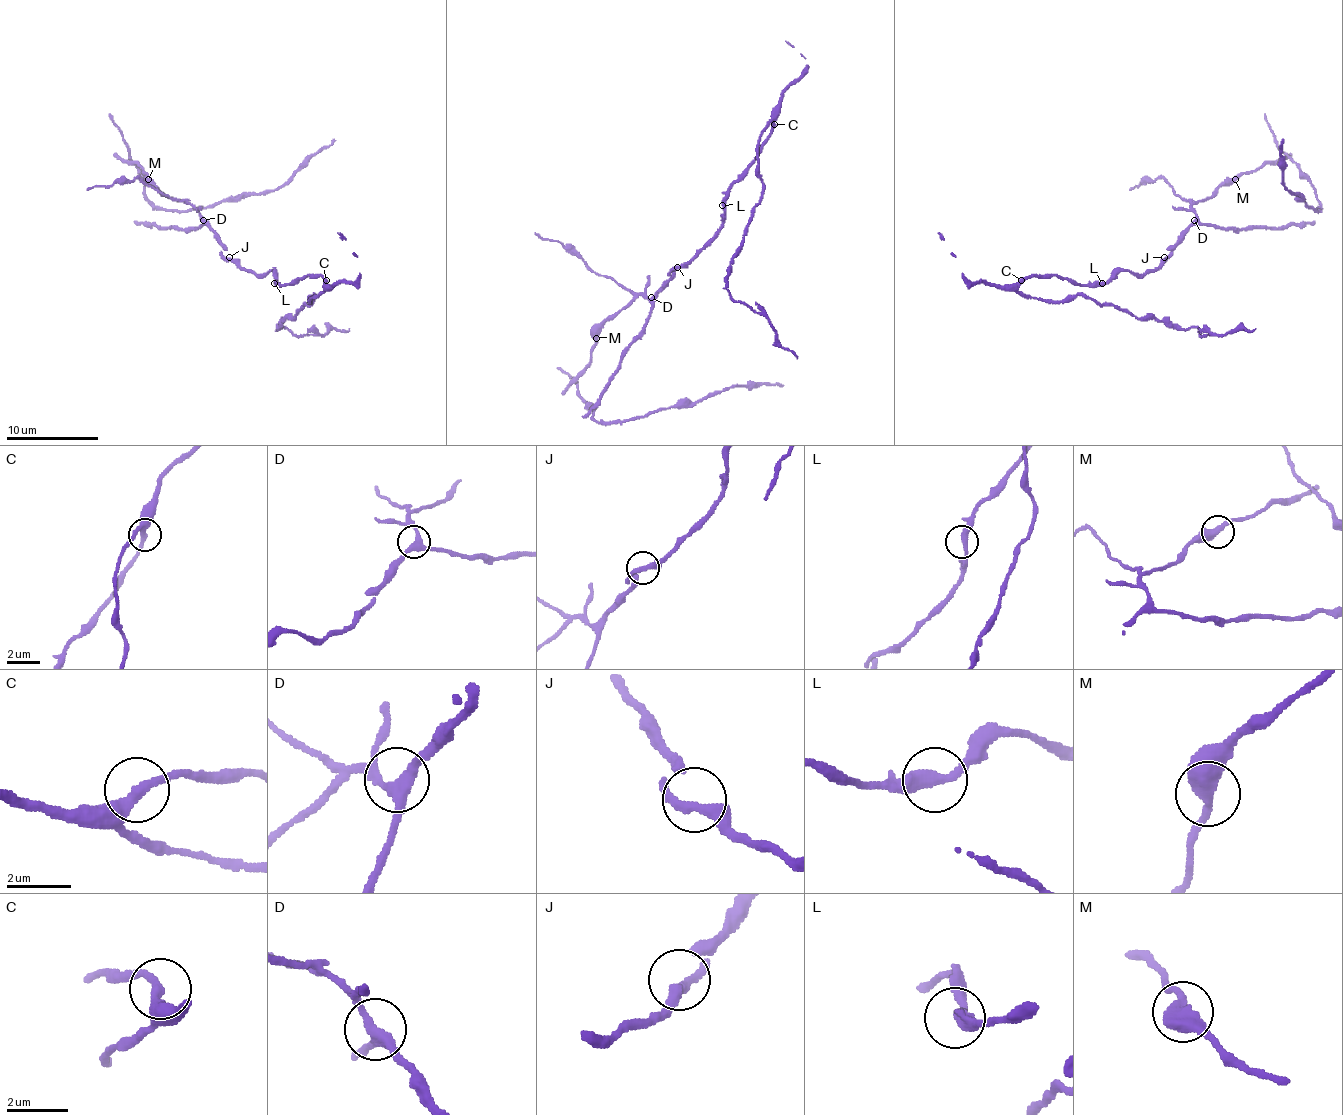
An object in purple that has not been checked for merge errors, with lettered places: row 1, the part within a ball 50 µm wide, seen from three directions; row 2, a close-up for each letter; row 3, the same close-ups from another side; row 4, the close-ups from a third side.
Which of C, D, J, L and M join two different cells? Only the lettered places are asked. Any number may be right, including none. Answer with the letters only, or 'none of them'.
none of them

